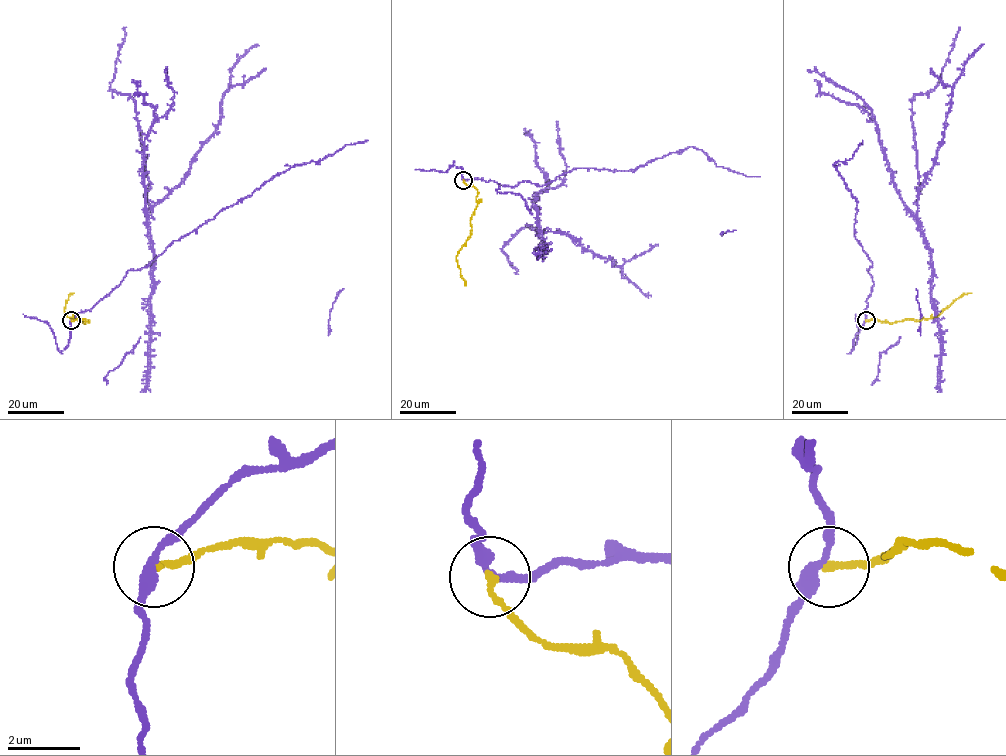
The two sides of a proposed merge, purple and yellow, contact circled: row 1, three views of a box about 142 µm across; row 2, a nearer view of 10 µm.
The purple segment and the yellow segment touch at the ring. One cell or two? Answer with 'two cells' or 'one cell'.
two cells

